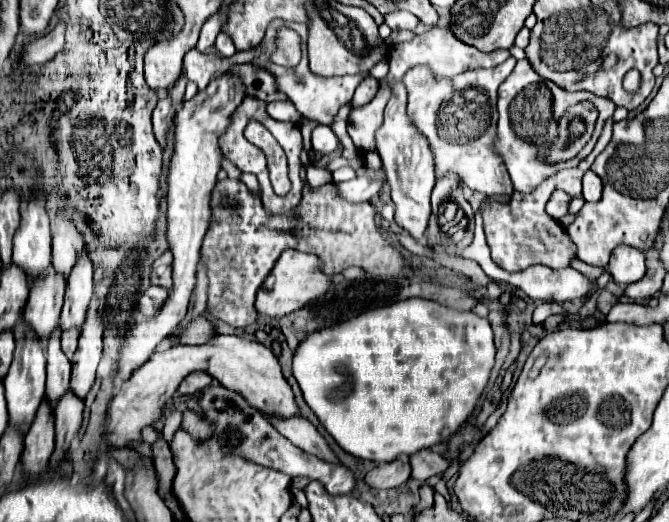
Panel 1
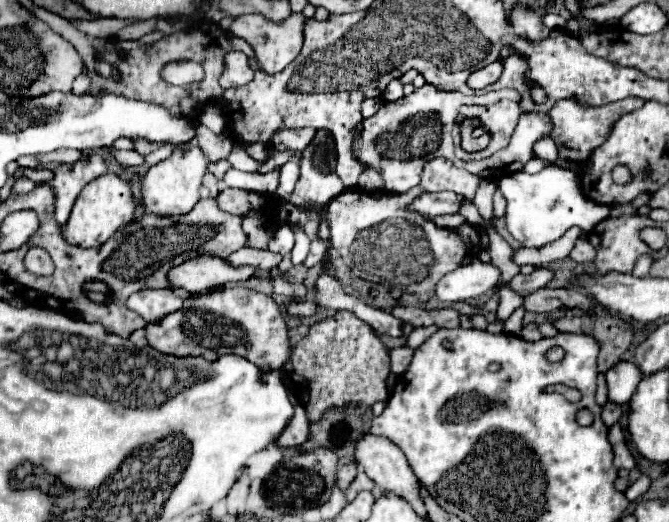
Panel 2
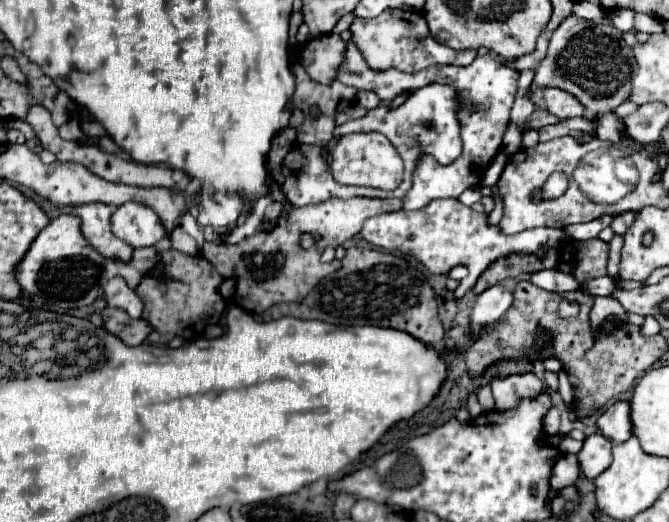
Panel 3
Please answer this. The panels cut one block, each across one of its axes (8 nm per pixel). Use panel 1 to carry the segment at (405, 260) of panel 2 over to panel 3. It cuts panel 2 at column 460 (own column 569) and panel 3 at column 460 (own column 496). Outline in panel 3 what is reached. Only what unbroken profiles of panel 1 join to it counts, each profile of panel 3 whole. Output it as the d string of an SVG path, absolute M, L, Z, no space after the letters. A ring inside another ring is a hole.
M434 200L422 210L398 210L372 216L364 222L360 230L362 238L374 246L382 246L386 250L400 250L412 254L416 260L424 264L424 268L432 274L450 272L454 266L462 264L468 268L468 276L460 282L460 290L454 292L454 298L460 300L468 290L474 288L476 280L482 272L496 262L500 256L508 254L534 254L538 258L544 256L544 248L550 250L566 242L564 230L558 228L532 228L520 234L504 236L498 226L486 226L486 214L474 212L468 206L462 206L458 200Z

